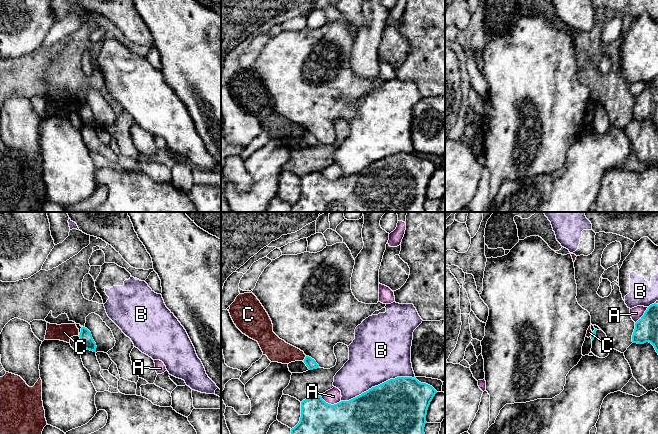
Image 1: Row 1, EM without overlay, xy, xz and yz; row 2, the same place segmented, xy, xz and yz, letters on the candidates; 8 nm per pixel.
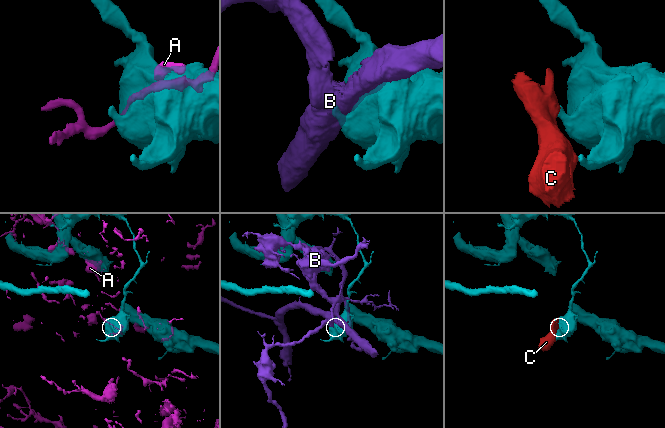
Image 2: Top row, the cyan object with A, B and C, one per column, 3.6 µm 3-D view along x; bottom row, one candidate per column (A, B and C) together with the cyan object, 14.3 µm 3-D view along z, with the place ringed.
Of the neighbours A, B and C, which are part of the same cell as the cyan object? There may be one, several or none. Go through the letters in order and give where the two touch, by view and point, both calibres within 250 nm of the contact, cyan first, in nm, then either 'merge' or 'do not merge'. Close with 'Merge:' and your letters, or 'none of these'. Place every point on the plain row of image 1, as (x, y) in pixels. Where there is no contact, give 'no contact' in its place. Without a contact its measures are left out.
A: meets cyan in xz at (330, 180); 500 nm thick on the cyan side, 130 nm on the other; do not merge
B: meets cyan in xz at (378, 161); 500 nm thick on the cyan side, 440 nm on the other; do not merge
C: meets cyan in xz at (305, 134); 80 nm thick on the cyan side, 190 nm on the other; do not merge
Merge: none of these

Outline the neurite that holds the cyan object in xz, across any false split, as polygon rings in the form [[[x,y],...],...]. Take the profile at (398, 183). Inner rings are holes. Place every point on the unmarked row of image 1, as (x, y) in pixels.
[[[397,153],[378,162],[372,163],[368,167],[349,177],[341,177],[334,181],[326,179],[321,172],[310,173],[301,178],[300,197],[294,204],[291,205],[291,212],[425,212],[424,203],[427,199],[427,186],[436,169],[437,167],[432,162],[419,158],[415,153]]]

